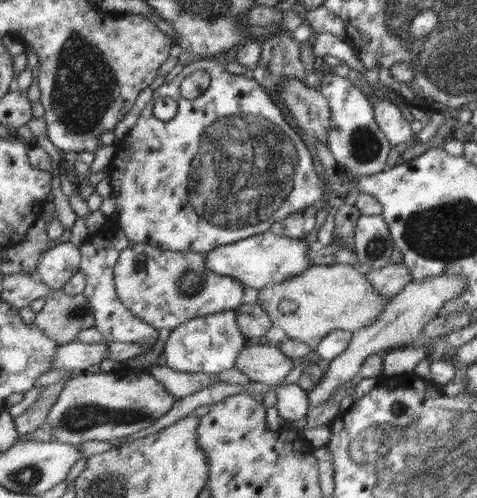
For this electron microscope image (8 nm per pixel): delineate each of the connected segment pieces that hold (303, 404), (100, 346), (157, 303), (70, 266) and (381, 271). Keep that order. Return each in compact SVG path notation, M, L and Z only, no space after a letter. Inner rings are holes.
M297 383L278 384L272 391L277 396L276 408L285 422L292 424L307 414L309 398L306 390L302 389Z
M78 340L59 345L53 358L53 370L74 373L87 372L94 364L107 358L109 343L106 341L86 344Z
M130 243L120 252L113 268L113 279L120 302L134 313L134 316L158 330L172 330L190 319L236 309L242 303L245 289L239 280L210 270L205 263L205 253L176 252L142 243Z
M70 241L59 242L41 254L36 278L50 290L63 289L79 271L81 252Z
M389 262L382 268L371 269L365 277L370 281L372 290L388 300L399 294L411 281L409 268L403 262Z

